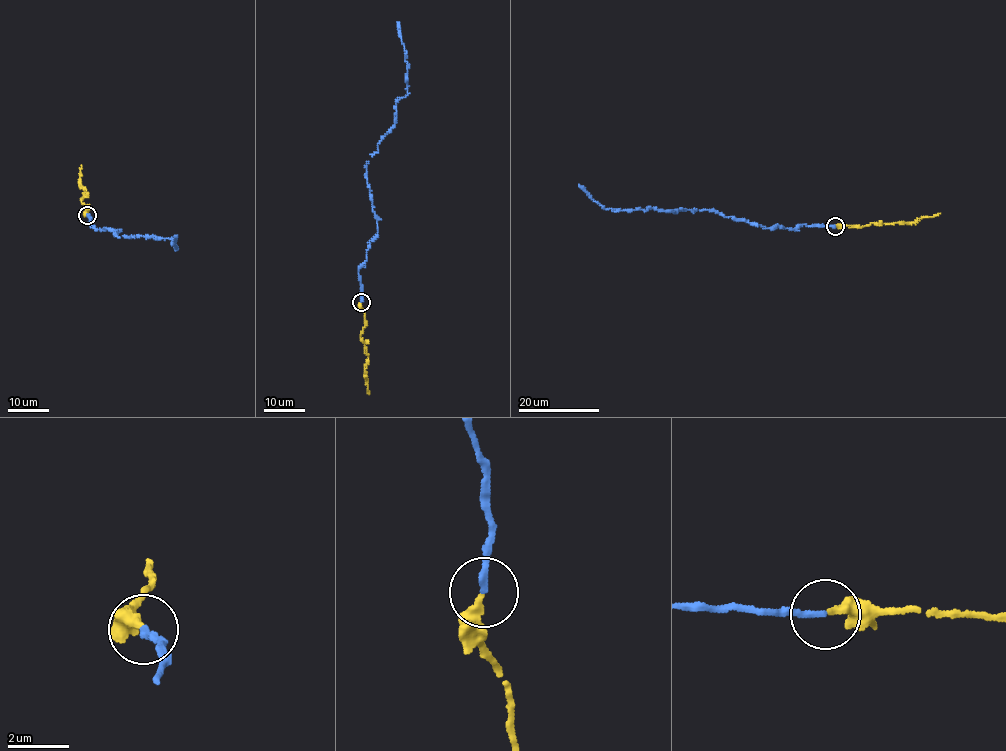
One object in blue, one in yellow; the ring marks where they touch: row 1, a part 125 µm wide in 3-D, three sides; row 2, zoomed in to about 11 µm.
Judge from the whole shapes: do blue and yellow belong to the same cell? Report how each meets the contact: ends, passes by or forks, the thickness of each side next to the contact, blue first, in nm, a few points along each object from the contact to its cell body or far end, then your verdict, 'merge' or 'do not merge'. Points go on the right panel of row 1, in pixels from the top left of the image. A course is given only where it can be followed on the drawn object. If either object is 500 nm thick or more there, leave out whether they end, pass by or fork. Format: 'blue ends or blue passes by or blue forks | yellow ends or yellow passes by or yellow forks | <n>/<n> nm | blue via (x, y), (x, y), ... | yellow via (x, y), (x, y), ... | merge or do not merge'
blue ends | yellow ends | 200/320 nm | blue via (835, 226), (800, 224), (791, 229), (777, 225), (763, 228), (714, 211), (612, 211), (600, 206), (578, 184) | yellow via (836, 226), (915, 223), (940, 213) | merge

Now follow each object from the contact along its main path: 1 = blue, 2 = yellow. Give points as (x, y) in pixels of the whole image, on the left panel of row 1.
1: (87, 215), (89, 225), (118, 232), (114, 232), (117, 237), (170, 238), (175, 250), (175, 235)
2: (87, 215), (89, 209), (81, 198), (86, 190), (79, 184), (82, 165)

